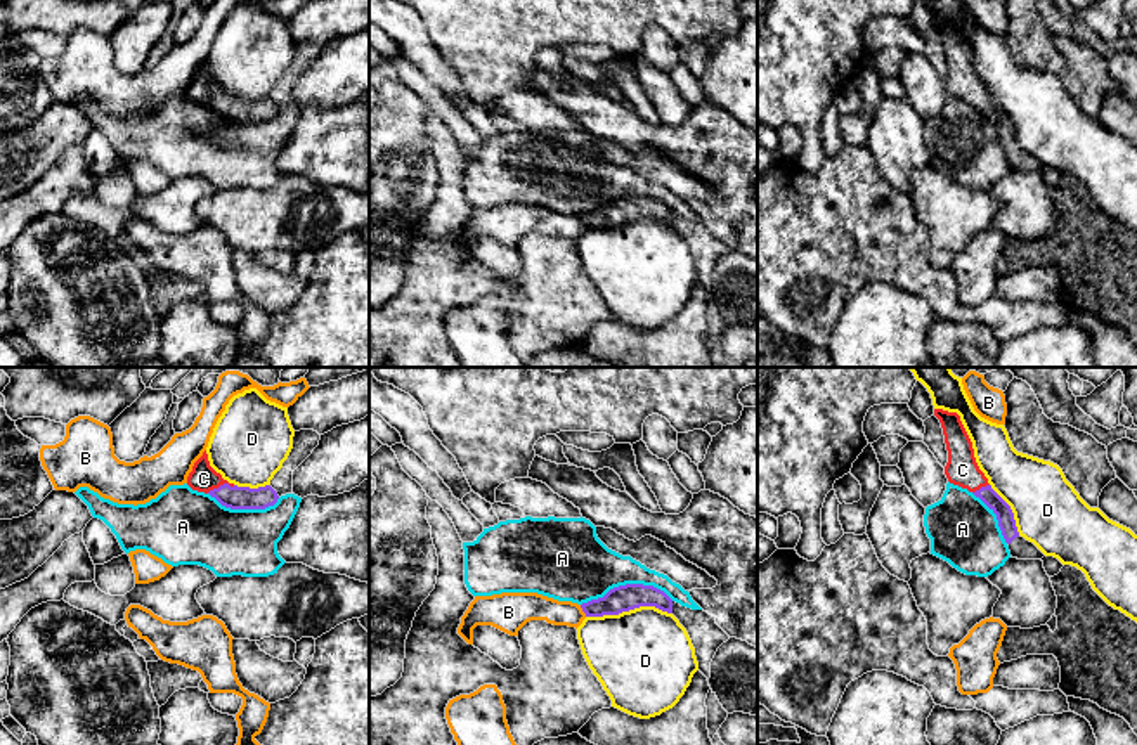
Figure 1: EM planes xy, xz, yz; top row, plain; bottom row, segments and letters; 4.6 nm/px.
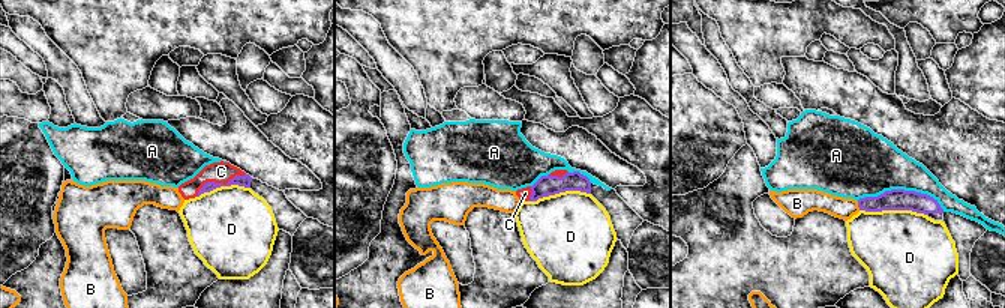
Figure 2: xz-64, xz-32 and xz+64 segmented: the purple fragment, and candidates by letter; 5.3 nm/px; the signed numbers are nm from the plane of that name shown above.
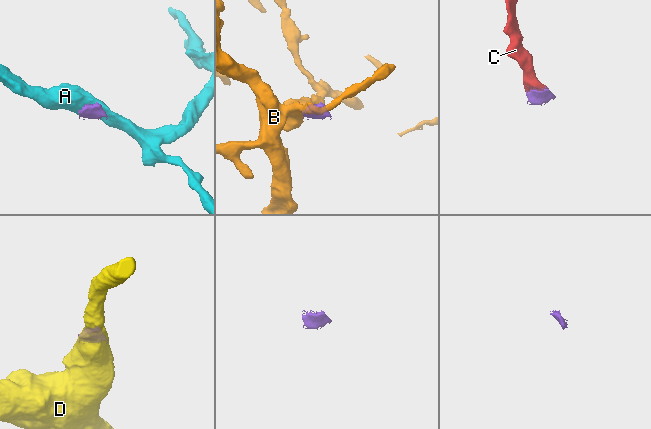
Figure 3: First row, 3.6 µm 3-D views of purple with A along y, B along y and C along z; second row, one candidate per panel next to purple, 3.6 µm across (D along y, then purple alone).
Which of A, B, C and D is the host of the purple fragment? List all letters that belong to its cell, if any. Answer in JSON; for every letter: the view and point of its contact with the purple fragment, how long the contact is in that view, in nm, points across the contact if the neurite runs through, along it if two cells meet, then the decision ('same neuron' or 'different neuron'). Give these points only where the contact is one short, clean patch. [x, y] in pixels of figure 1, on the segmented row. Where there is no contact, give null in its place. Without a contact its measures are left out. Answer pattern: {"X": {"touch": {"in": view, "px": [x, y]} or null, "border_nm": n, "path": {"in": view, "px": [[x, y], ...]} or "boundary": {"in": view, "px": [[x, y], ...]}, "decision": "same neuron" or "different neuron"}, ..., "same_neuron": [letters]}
{"A": {"touch": {"in": "xz", "px": [626, 584]}, "border_nm": 440, "decision": "different neuron"}, "B": {"touch": {"in": "xz", "px": [583, 610]}, "border_nm": 70, "boundary": {"in": "xz", "px": [[579, 605], [586, 615]]}, "decision": "different neuron"}, "C": {"touch": {"in": "xy", "px": [220, 485]}, "border_nm": 140, "path": {"in": "xy", "px": [[236, 498], [220, 485], [203, 479]]}, "decision": "same neuron"}, "D": {"touch": {"in": "xz", "px": [628, 610]}, "border_nm": 400, "decision": "different neuron"}, "same_neuron": ["C"]}

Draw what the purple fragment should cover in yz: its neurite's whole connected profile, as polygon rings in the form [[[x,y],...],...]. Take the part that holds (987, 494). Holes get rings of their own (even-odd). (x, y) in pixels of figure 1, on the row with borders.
[[[934,409],[934,416],[941,423],[948,450],[948,463],[945,466],[948,482],[972,492],[997,515],[1012,558],[1042,560],[1045,554],[1033,542],[1019,535],[1010,506],[991,489],[988,478],[979,470],[972,442],[960,416],[943,409]]]

